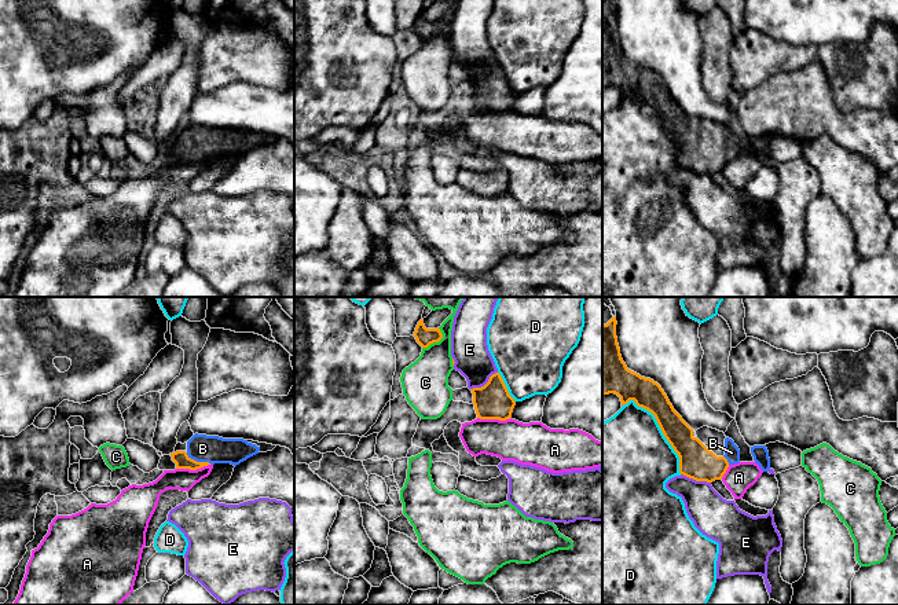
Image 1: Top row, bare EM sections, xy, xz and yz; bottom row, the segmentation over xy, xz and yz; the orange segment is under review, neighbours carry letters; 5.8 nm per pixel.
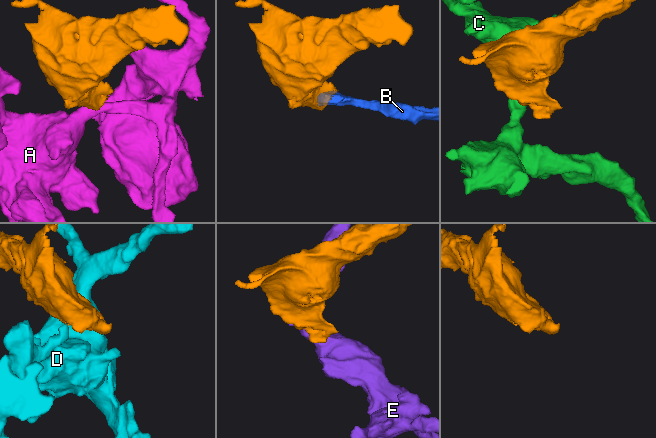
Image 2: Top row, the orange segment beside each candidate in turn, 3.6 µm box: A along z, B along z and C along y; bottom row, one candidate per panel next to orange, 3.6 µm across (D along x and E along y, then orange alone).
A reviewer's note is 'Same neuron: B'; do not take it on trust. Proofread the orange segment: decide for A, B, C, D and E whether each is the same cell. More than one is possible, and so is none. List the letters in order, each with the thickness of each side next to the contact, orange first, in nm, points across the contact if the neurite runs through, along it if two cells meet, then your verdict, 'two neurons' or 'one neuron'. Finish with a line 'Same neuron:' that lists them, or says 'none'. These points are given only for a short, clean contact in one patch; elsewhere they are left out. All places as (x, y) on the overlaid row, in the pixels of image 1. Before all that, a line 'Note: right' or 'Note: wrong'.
Note: right
A: calibres 90 and 130 nm; border xy (211, 464), (195, 469), (176, 469); two neurons
B: calibres 90 and 160 nm; way xy (180, 458), (198, 462), (202, 448); one neuron
C: calibres 100 and 280 nm; border xz (439, 327), (442, 337), (422, 348); two neurons
D: calibres 180 and 480 nm; two neurons
E: calibres 200 and 220 nm; two neurons
Same neuron: B

